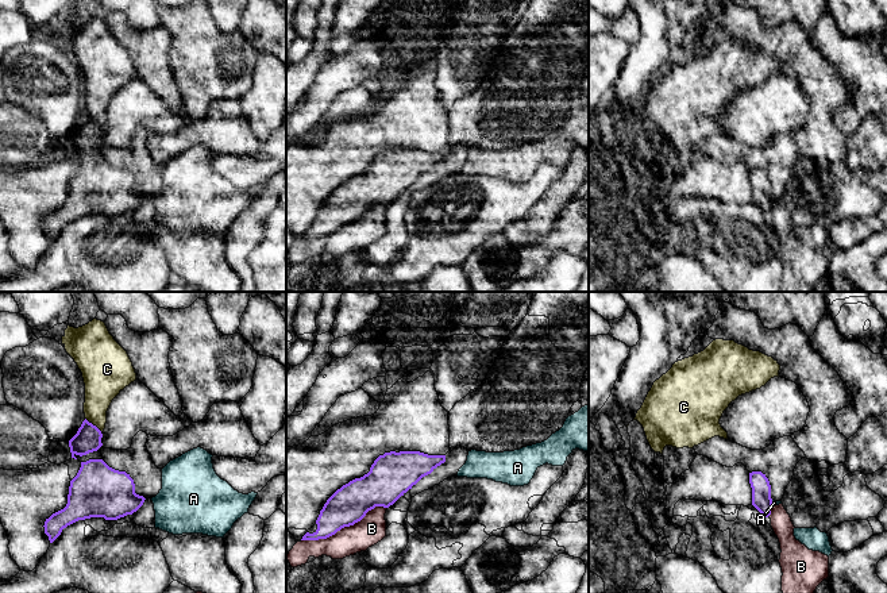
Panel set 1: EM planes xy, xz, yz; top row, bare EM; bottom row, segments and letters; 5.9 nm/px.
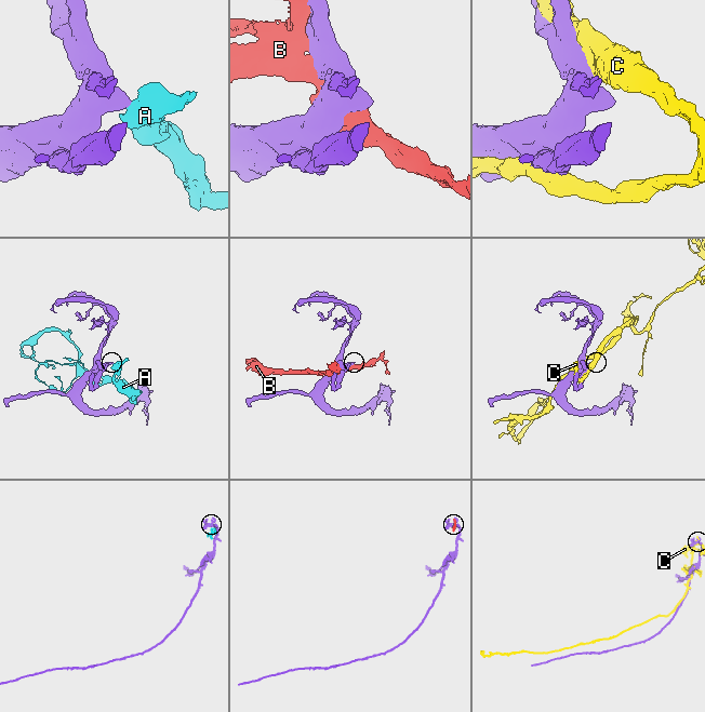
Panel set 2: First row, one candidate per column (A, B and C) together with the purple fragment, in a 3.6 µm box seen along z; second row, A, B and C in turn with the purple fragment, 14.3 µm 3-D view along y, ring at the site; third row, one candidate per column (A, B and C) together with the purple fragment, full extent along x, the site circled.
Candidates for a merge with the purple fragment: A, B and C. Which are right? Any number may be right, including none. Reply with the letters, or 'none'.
none

